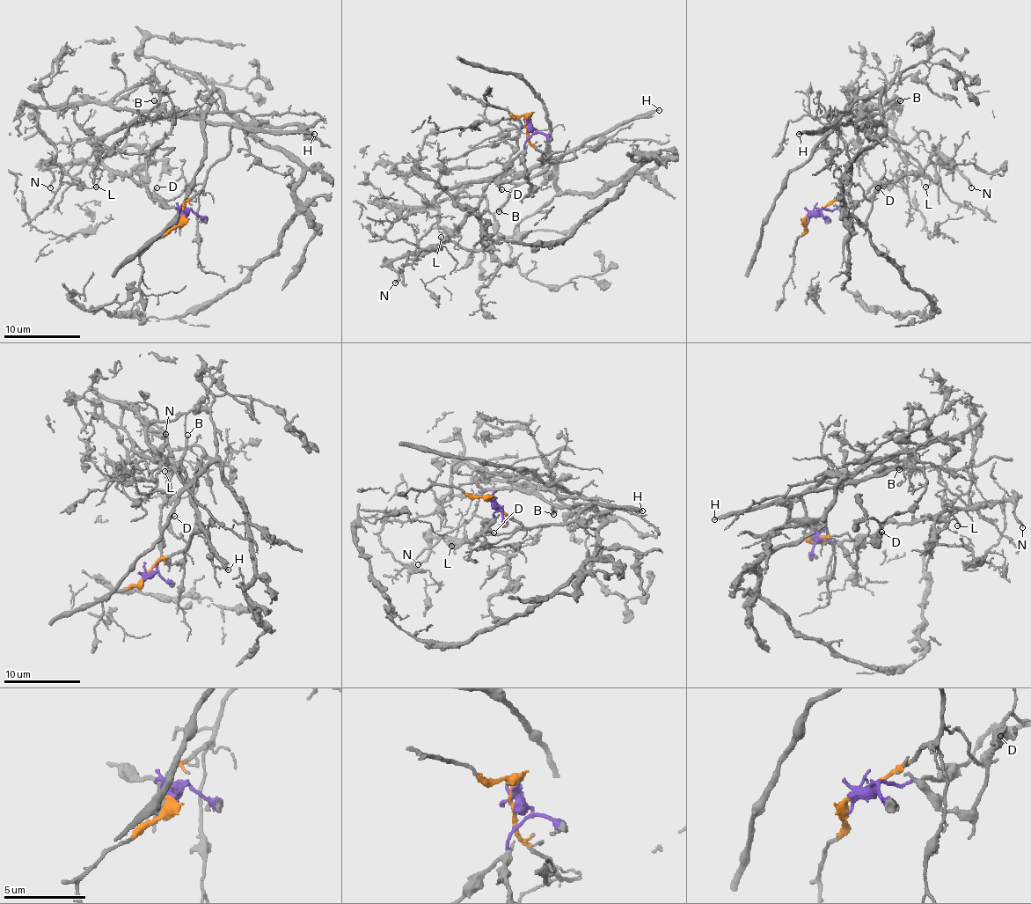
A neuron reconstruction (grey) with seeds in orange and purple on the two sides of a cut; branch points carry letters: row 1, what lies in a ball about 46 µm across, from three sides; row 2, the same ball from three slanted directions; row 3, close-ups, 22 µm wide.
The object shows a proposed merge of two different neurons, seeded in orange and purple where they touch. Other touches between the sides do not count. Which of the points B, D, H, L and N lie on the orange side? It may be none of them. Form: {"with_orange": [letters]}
{"with_orange": ["B", "D", "H"]}

